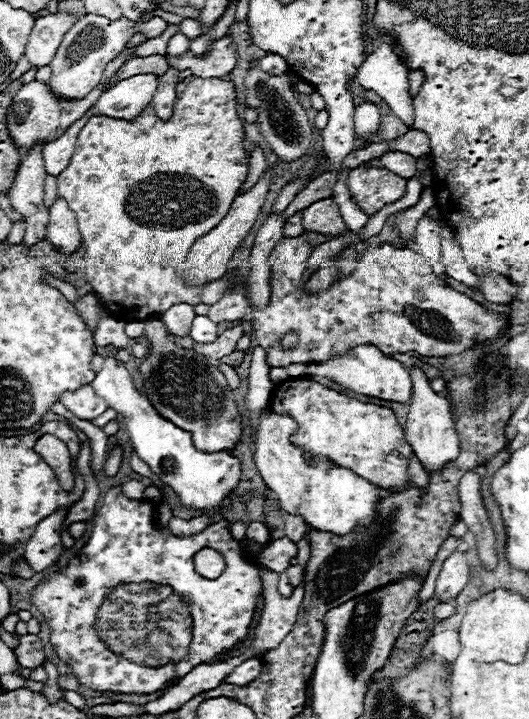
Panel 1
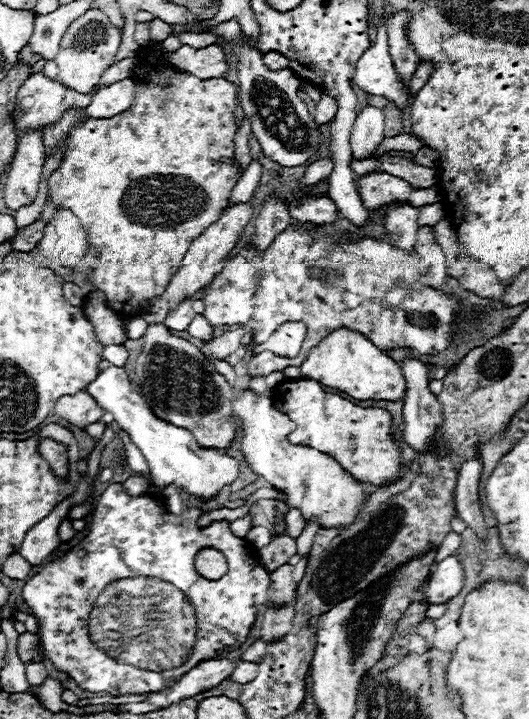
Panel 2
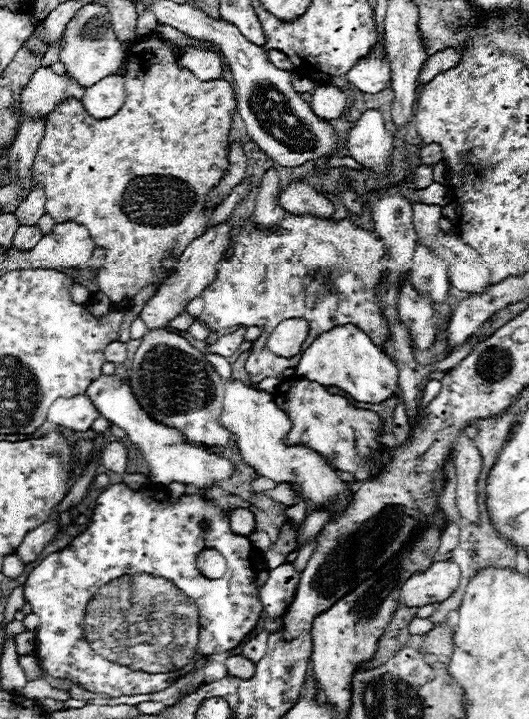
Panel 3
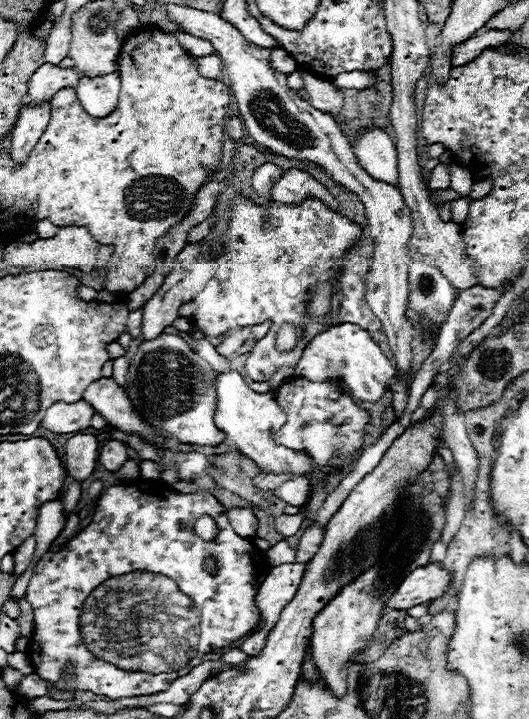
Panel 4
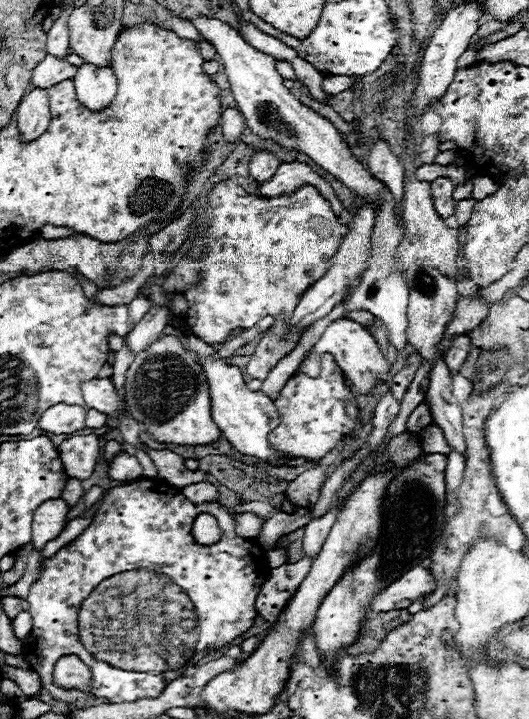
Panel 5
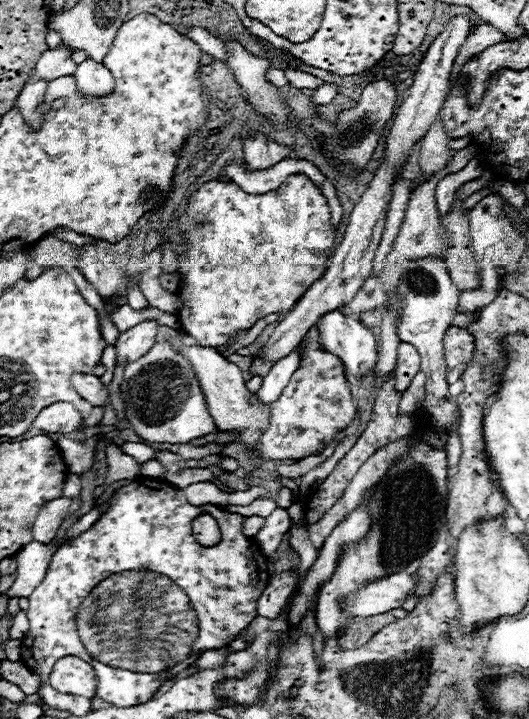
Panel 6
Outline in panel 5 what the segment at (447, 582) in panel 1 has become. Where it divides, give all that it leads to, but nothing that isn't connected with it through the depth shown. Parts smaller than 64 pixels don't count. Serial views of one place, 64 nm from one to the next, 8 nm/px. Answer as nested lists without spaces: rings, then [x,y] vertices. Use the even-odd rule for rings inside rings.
[[[416,566],[410,572],[406,572],[400,580],[392,582],[386,590],[382,590],[374,598],[370,612],[378,614],[378,612],[388,612],[388,610],[404,610],[414,600],[422,598],[424,594],[430,594],[434,588],[436,588],[436,582],[430,570]]]

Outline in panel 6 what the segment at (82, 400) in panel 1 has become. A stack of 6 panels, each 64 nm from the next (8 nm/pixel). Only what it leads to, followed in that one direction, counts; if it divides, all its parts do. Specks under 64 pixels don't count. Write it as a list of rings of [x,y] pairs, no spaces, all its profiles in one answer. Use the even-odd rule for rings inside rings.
[[[56,402],[40,412],[40,416],[32,422],[34,428],[46,434],[68,434],[82,424],[80,412],[68,402]]]

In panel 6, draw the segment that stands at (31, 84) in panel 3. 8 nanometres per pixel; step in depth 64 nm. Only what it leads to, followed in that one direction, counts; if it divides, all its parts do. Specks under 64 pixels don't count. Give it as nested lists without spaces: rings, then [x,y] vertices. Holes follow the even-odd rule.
[[[60,46],[56,50],[46,50],[44,56],[40,56],[40,60],[36,62],[34,74],[40,80],[54,80],[60,76],[72,76],[76,70],[76,64],[70,60],[70,48],[68,46]]]

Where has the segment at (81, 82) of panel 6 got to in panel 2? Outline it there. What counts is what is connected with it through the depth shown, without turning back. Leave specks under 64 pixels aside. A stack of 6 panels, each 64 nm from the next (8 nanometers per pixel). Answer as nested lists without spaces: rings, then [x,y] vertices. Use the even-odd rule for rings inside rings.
[[[120,80],[108,88],[102,88],[92,104],[86,108],[86,118],[112,118],[124,110],[128,110],[134,102],[136,96],[136,86],[134,80]]]

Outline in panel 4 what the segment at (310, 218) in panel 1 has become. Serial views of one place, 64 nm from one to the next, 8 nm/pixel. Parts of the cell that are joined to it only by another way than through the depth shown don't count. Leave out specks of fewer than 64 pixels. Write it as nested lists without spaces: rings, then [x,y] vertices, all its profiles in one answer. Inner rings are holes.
[[[288,170],[288,174],[284,174],[272,188],[272,198],[280,204],[304,202],[310,196],[324,202],[330,210],[338,210],[338,202],[328,194],[328,190],[306,172]]]

